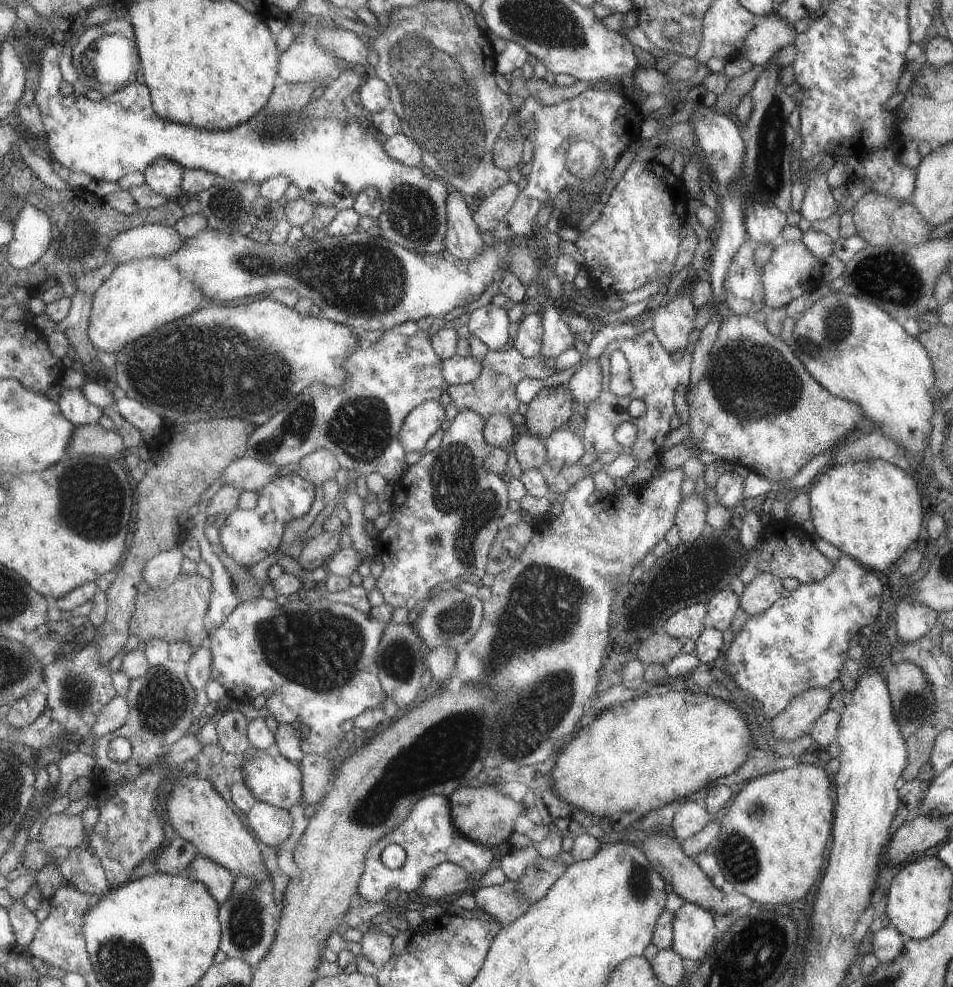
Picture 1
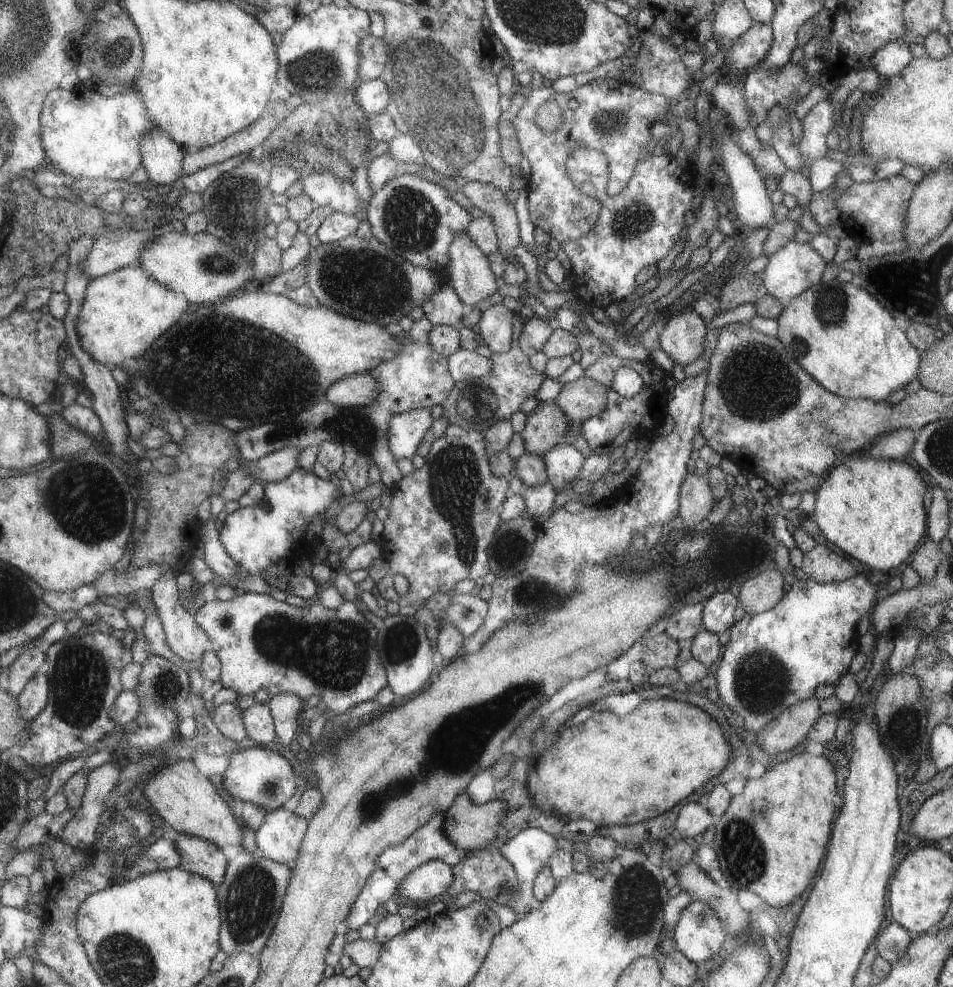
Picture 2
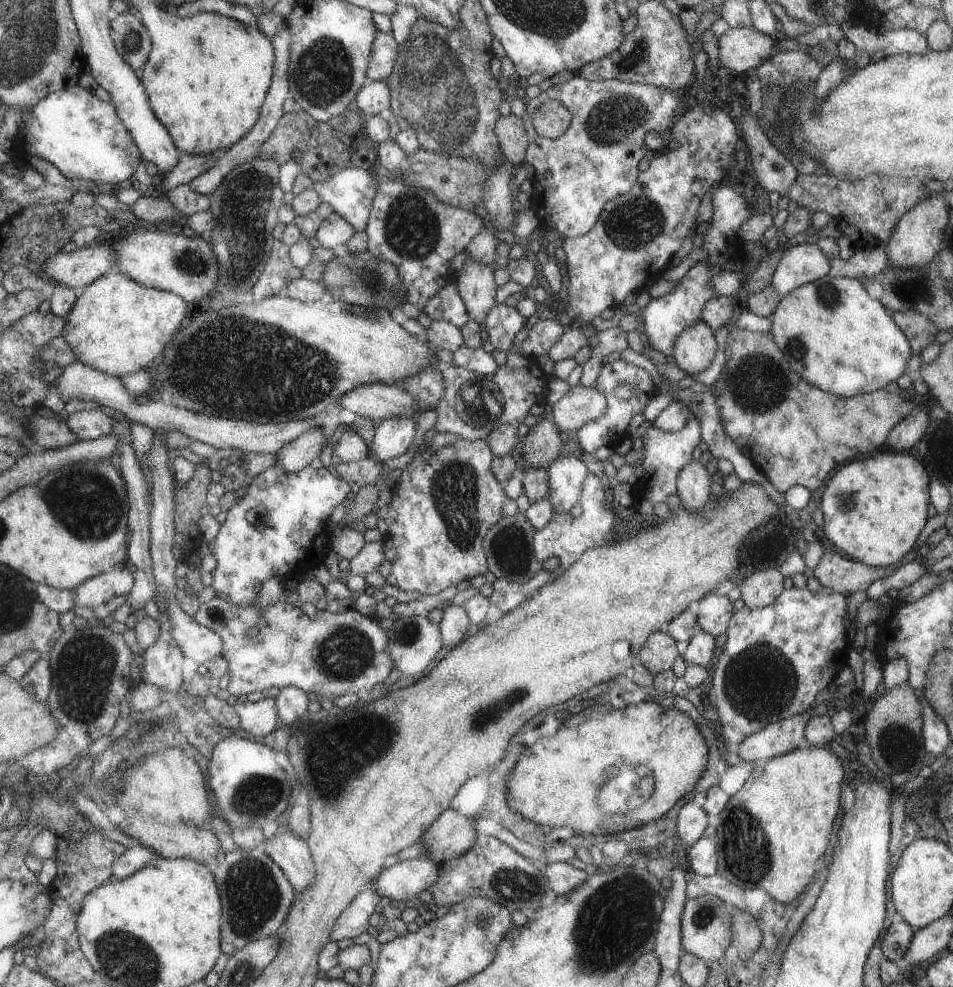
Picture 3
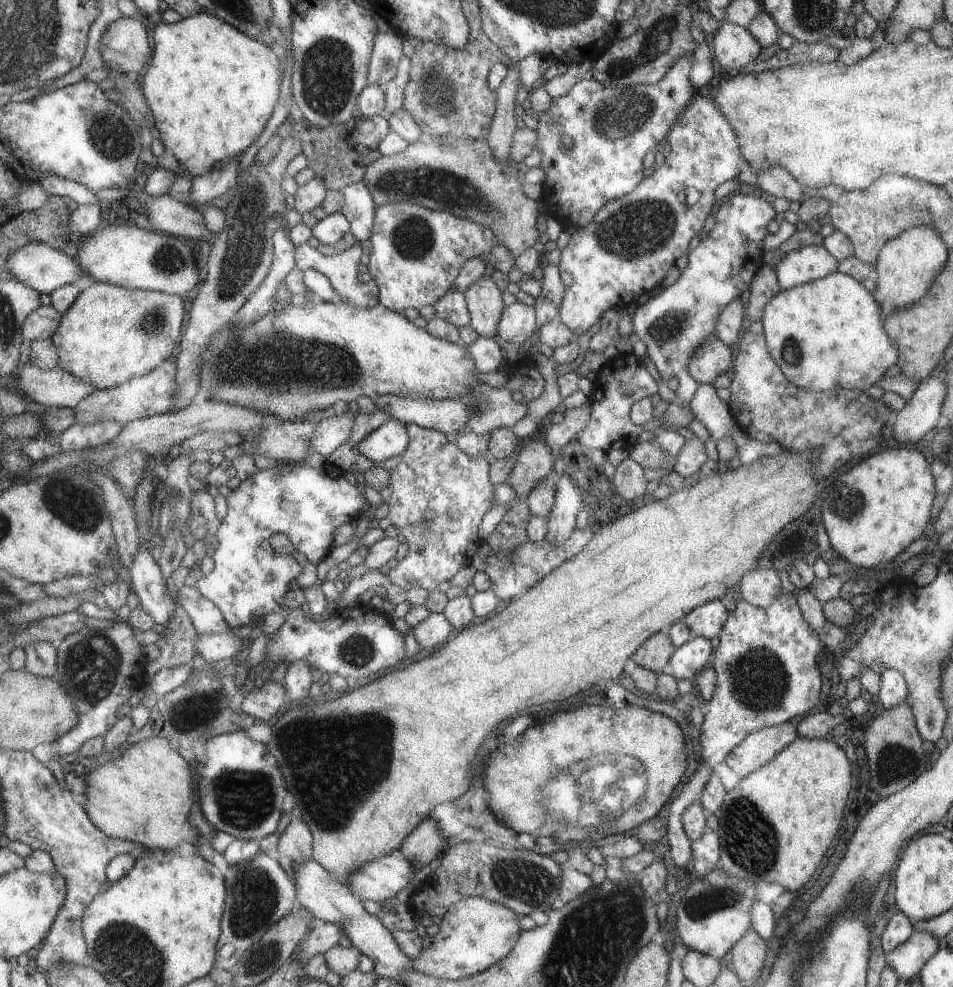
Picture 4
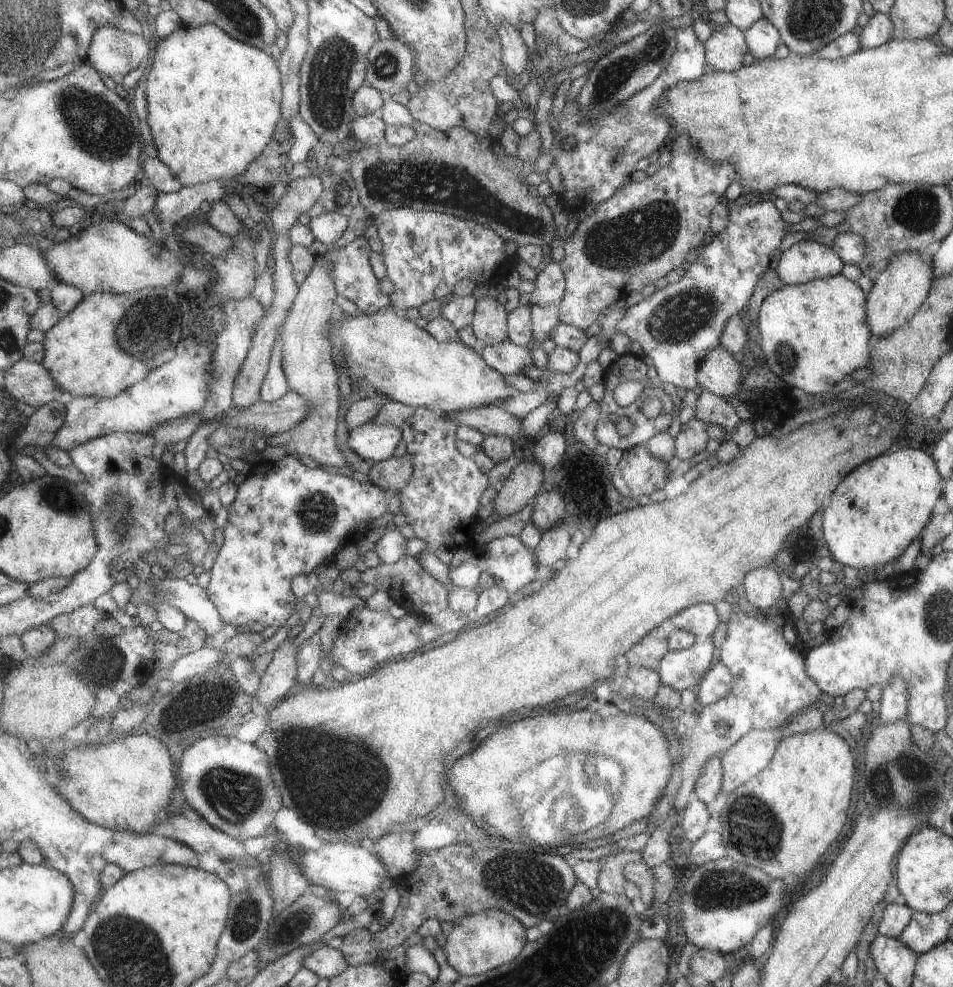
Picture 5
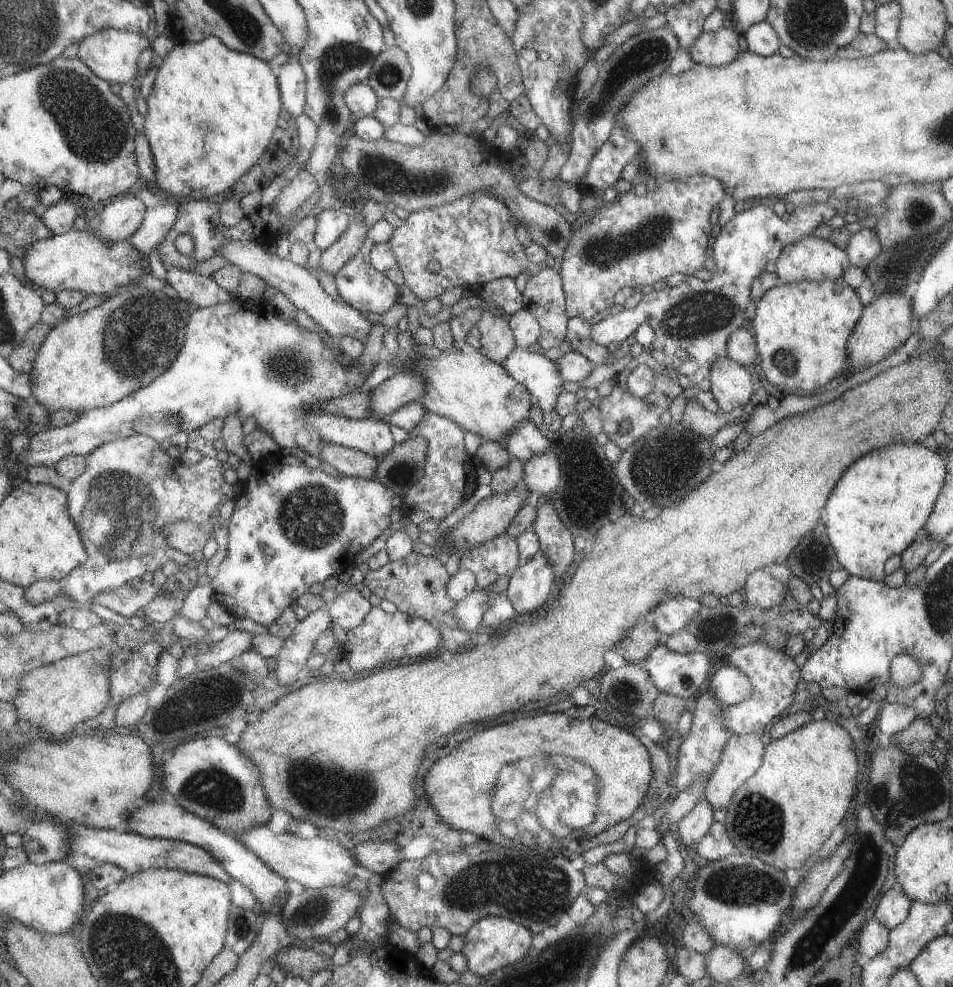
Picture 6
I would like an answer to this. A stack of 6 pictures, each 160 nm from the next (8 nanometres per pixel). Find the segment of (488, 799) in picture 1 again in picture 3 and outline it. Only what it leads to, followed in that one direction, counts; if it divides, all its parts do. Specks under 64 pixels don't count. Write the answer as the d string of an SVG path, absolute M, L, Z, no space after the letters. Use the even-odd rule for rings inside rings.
M453 808L447 809L420 838L421 841L425 838L431 852L429 860L442 864L465 854L478 837L475 835L476 822L474 817L459 814Z

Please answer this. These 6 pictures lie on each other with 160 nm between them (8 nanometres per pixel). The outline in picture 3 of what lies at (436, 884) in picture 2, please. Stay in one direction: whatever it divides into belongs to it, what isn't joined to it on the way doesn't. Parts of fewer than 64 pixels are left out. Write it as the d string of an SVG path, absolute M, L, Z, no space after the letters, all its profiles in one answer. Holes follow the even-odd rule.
M429 858L413 859L398 862L393 866L384 869L376 878L376 889L381 896L387 897L394 901L413 901L416 904L416 896L423 890L430 890L433 885L436 885L440 875L441 864L436 863Z

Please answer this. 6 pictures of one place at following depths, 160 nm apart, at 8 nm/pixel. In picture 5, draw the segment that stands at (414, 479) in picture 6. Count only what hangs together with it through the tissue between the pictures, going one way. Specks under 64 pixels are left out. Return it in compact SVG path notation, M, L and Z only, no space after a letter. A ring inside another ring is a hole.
M409 454L402 457L392 456L377 461L367 472L369 480L374 485L380 486L383 490L398 493L412 480L415 474L415 464Z

